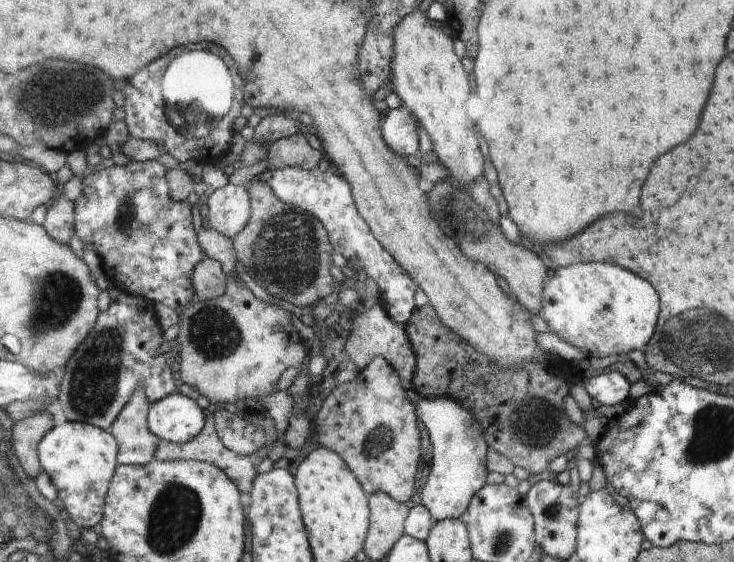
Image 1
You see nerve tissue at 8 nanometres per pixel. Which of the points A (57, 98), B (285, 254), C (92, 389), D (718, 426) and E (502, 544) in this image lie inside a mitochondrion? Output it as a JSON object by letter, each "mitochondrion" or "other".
{"A":"mitochondrion","B":"mitochondrion","C":"mitochondrion","D":"mitochondrion","E":"mitochondrion"}

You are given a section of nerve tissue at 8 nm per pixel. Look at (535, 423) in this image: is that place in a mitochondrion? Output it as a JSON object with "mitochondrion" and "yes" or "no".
{"mitochondrion":"yes"}

